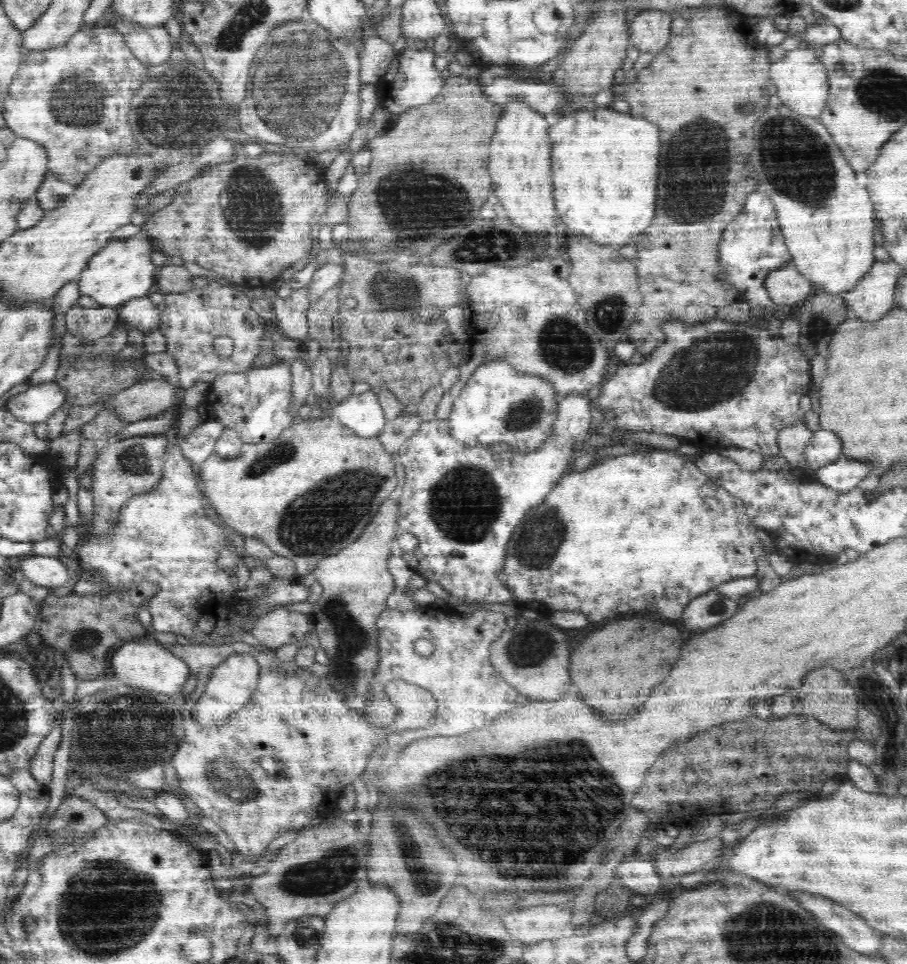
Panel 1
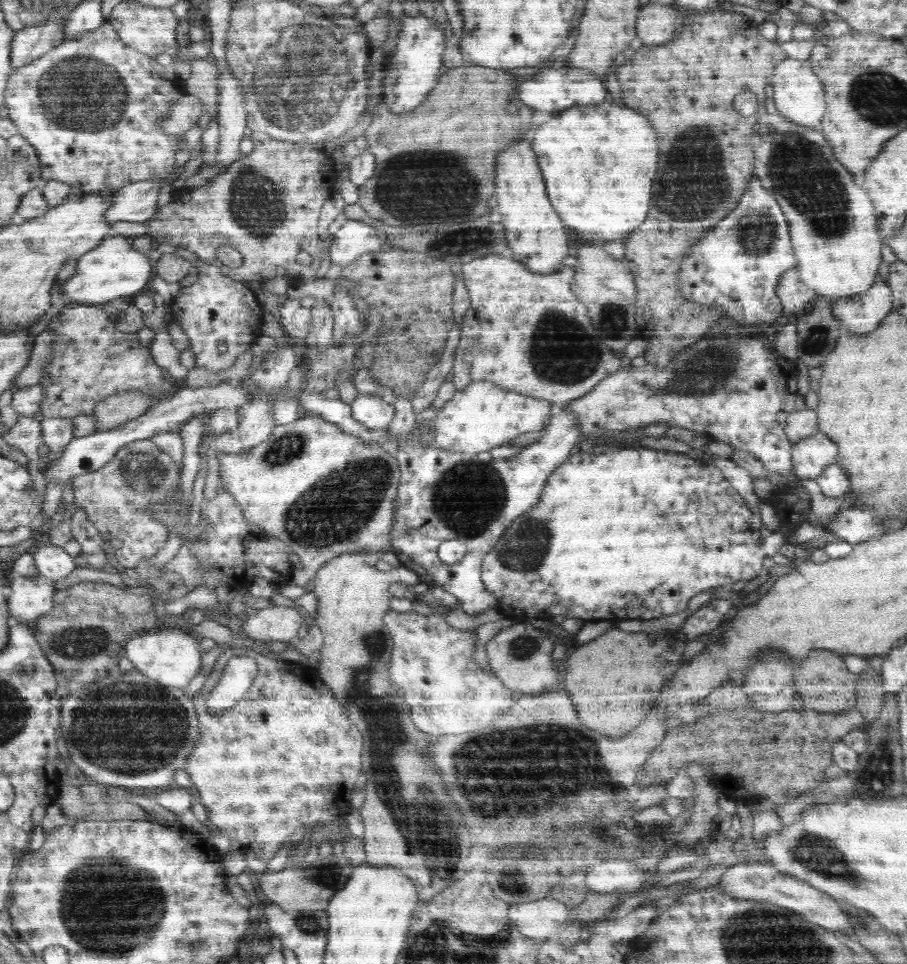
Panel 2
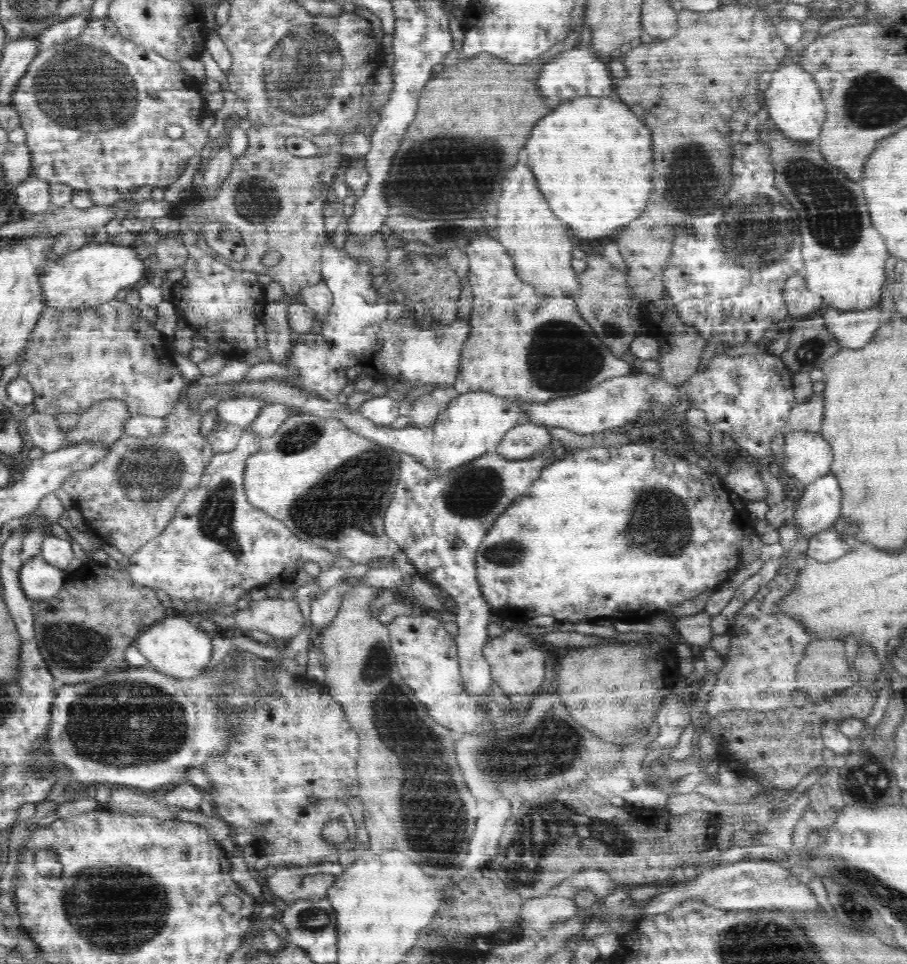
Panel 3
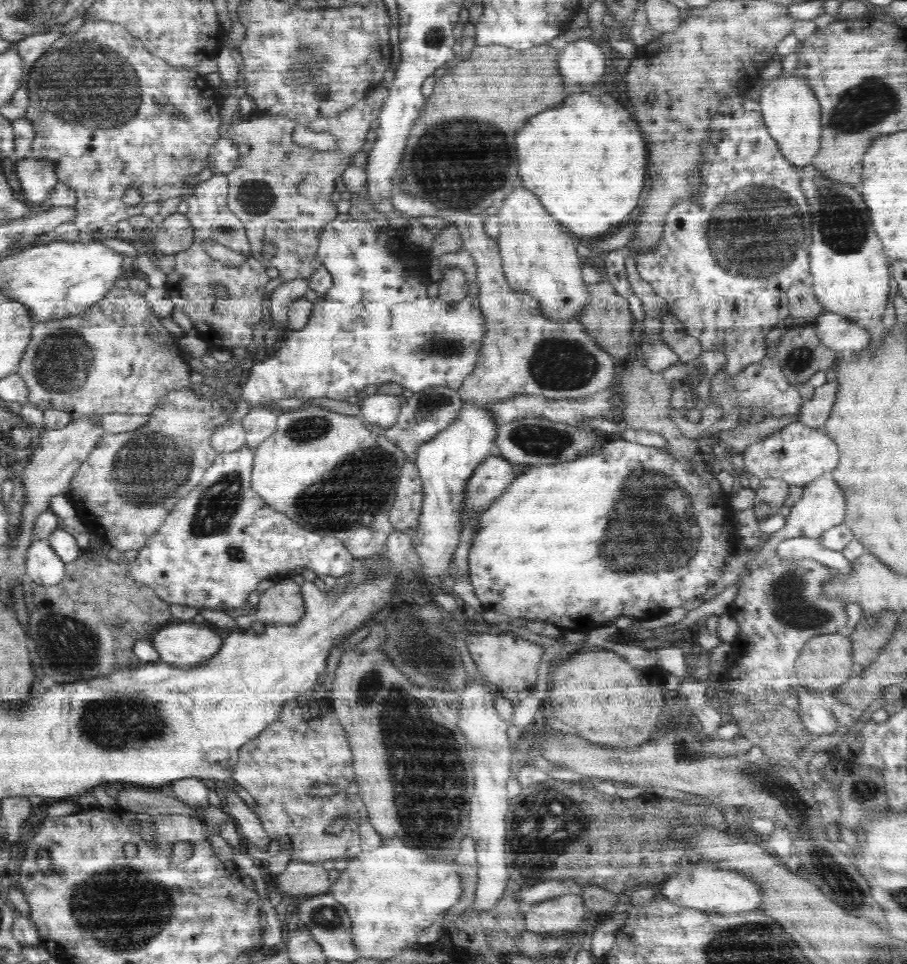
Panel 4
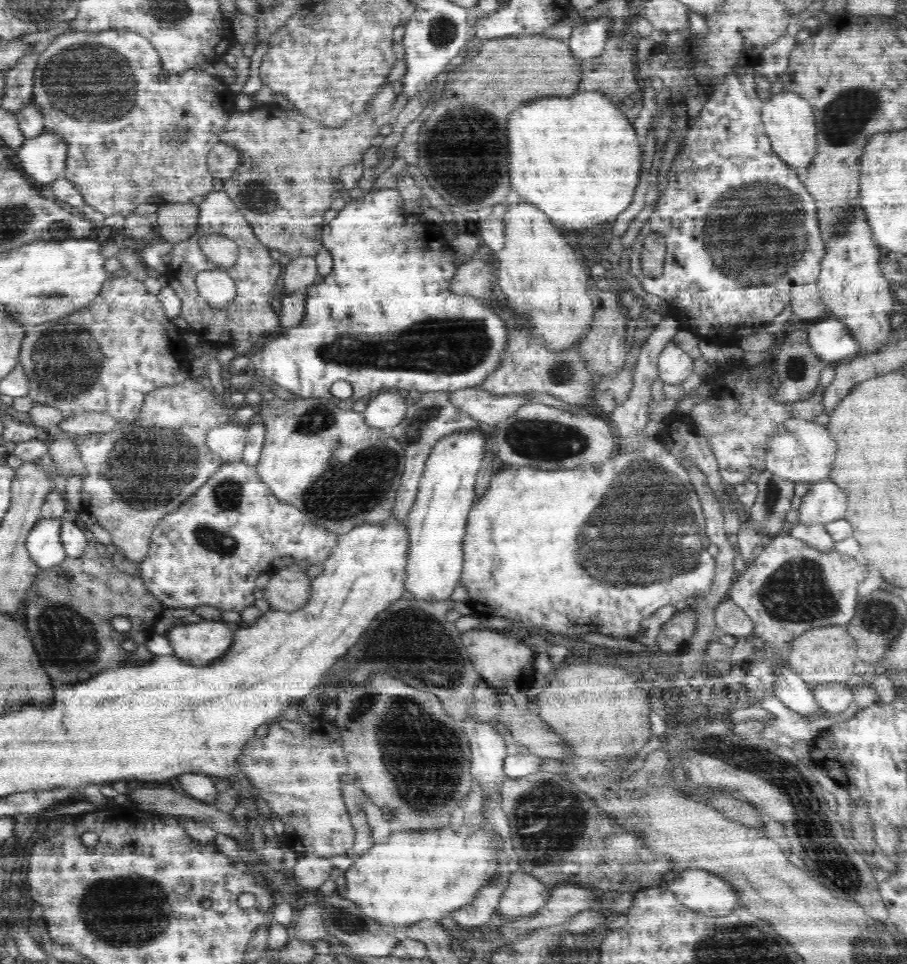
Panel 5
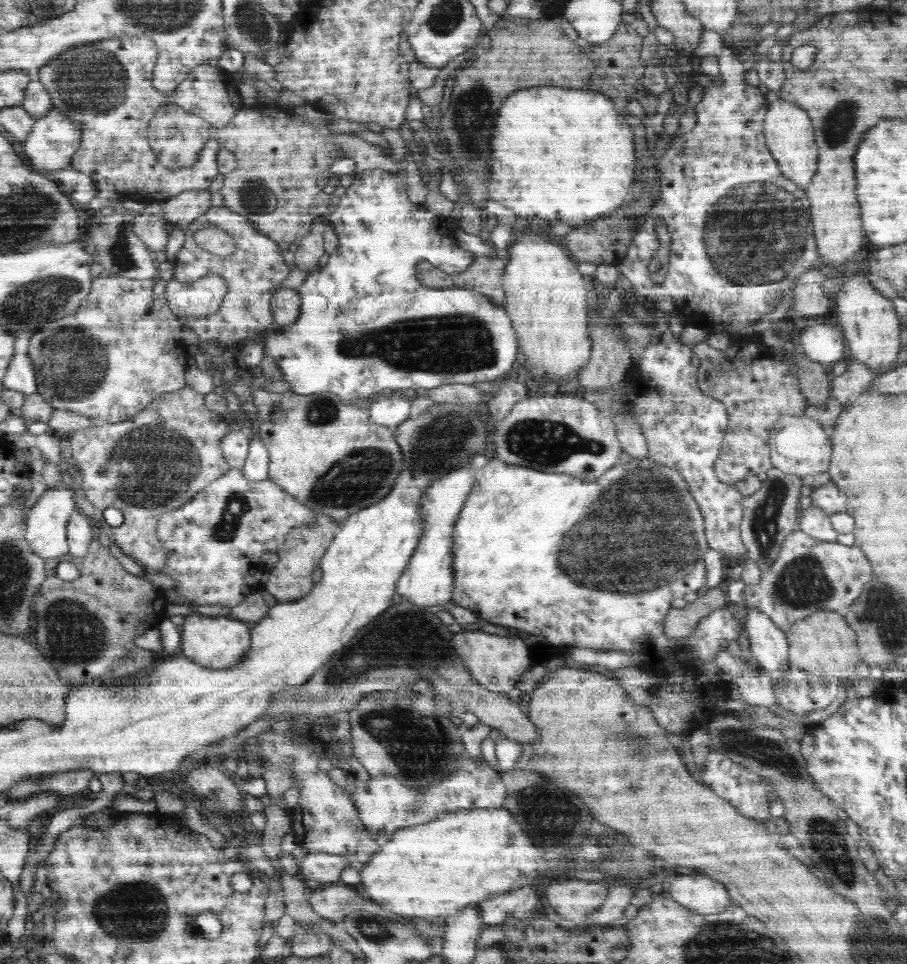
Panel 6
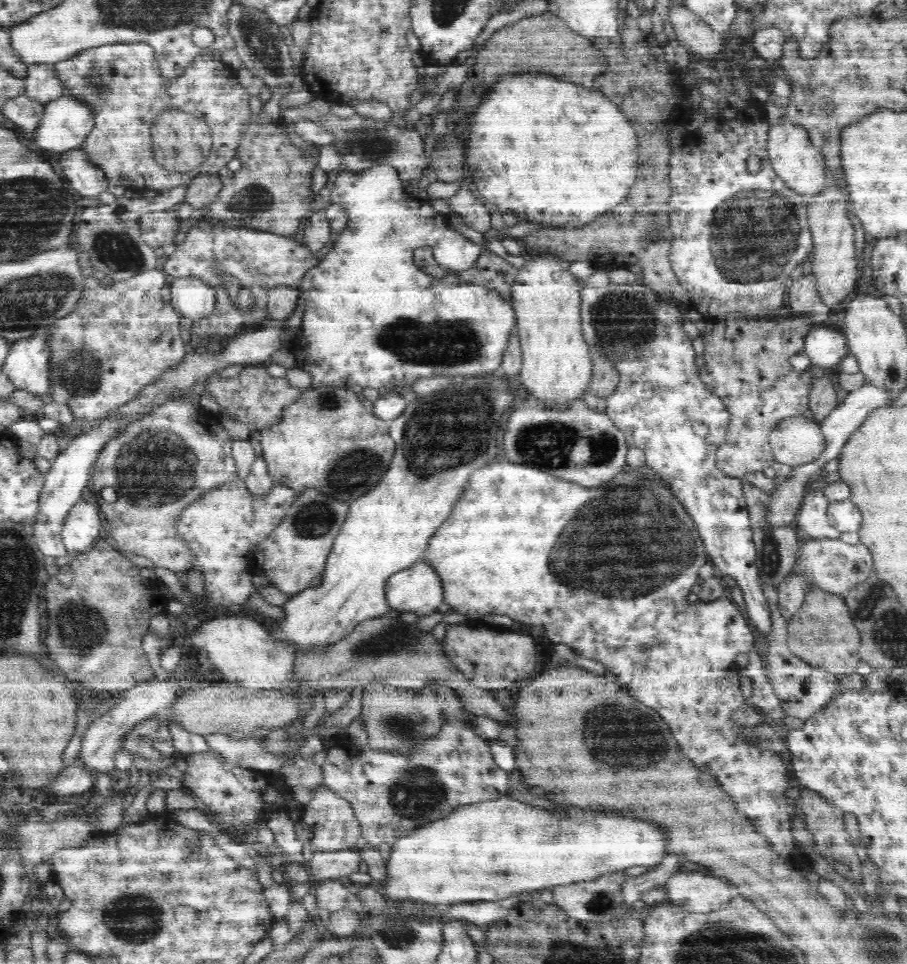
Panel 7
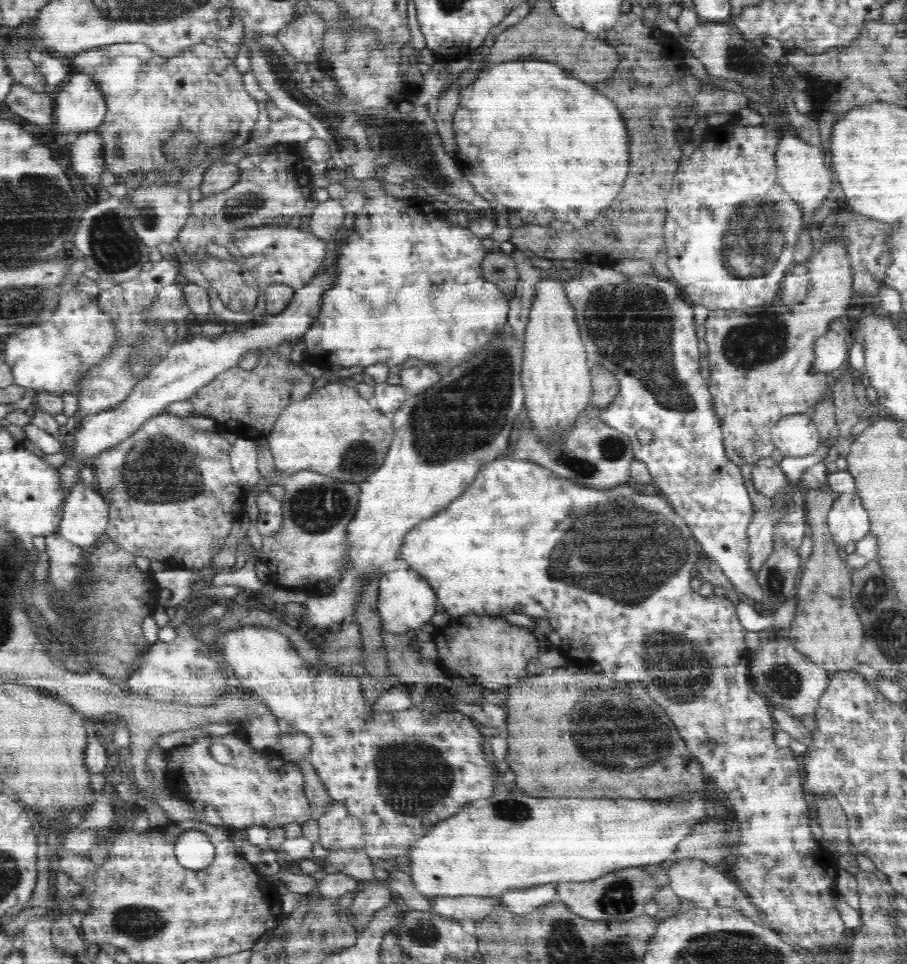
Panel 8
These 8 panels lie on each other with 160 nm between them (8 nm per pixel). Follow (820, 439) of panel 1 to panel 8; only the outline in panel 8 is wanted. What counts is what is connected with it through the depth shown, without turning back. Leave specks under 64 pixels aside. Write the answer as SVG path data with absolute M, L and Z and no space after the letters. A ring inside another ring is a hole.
M805 413L786 416L774 424L770 433L773 446L784 457L804 457L820 446L820 433Z

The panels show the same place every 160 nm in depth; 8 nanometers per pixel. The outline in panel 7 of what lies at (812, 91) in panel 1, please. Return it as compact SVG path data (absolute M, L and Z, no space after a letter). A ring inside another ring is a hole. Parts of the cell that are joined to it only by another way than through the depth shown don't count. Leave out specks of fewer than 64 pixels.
M776 121L767 130L767 153L774 172L798 194L806 199L823 191L827 184L825 158L817 146L812 144L808 131L800 124Z

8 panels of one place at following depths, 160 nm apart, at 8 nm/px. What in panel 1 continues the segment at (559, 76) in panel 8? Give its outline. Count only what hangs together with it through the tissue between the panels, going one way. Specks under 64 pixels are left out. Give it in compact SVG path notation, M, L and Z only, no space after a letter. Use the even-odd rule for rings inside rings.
M606 106L567 113L552 119L551 126L548 136L552 142L553 195L560 220L572 232L580 232L596 244L618 244L618 247L630 244L632 236L644 232L655 216L658 156L662 146L658 125L650 124L642 116L620 114L612 106Z

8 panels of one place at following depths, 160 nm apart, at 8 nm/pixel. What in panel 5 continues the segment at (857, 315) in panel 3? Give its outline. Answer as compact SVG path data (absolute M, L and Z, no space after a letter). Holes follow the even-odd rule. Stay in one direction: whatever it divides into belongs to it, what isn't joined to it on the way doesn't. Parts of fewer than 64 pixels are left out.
M828 314L828 318L814 322L806 328L808 343L812 351L832 365L854 358L861 352L860 344L852 337L848 328Z

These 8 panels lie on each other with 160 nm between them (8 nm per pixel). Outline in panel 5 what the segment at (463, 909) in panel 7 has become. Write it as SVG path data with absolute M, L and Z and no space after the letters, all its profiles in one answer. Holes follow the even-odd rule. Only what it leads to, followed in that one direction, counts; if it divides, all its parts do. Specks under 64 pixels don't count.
M516 872L510 876L510 884L499 901L496 914L505 922L515 921L538 912L546 906L551 892L536 878Z

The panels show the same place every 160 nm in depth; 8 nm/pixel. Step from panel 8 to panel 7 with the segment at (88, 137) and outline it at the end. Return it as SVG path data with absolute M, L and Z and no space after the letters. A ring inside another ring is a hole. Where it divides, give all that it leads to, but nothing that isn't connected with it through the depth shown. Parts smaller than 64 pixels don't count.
M78 148L68 150L60 156L64 156L60 160L64 180L78 194L92 198L92 196L98 196L100 192L107 189L108 184L104 171L99 166L88 162L85 152Z

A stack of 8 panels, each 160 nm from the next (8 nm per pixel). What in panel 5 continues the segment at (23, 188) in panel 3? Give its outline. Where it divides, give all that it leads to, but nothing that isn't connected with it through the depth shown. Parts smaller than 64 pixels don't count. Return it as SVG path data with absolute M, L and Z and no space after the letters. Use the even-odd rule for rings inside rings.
M43 130L40 136L25 140L17 154L21 164L20 168L34 180L35 186L46 190L48 185L54 180L65 178L63 172L66 168L67 152L67 144L59 140L59 136L53 130L50 130L50 132Z

